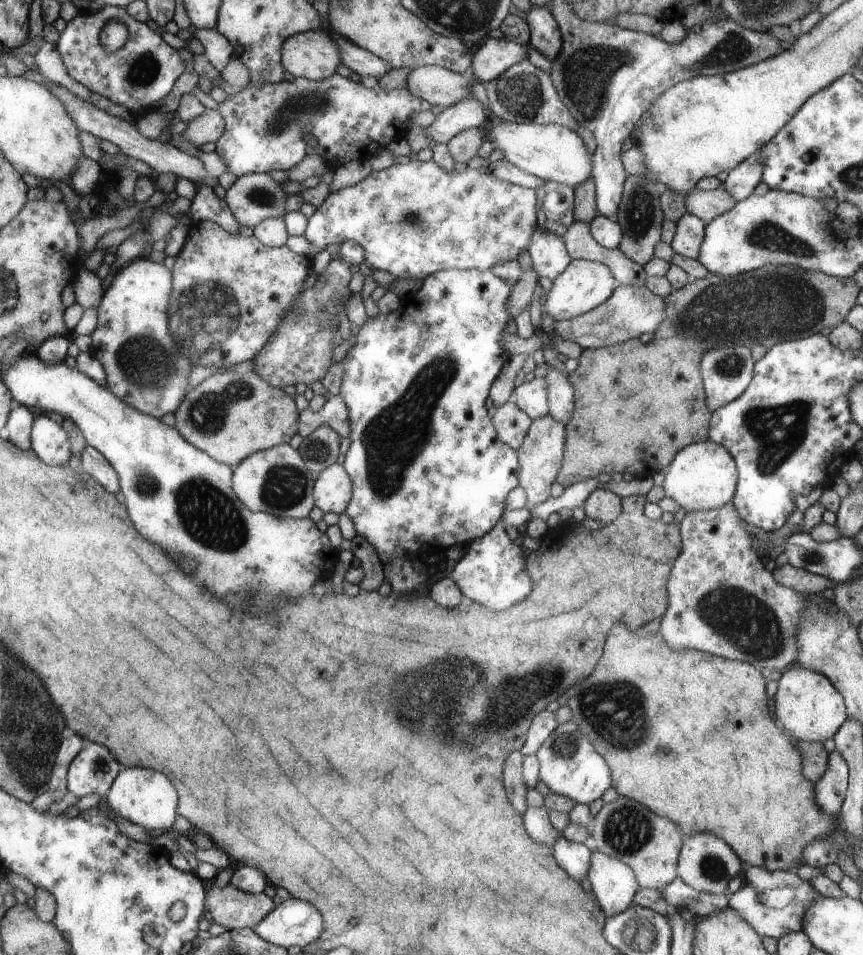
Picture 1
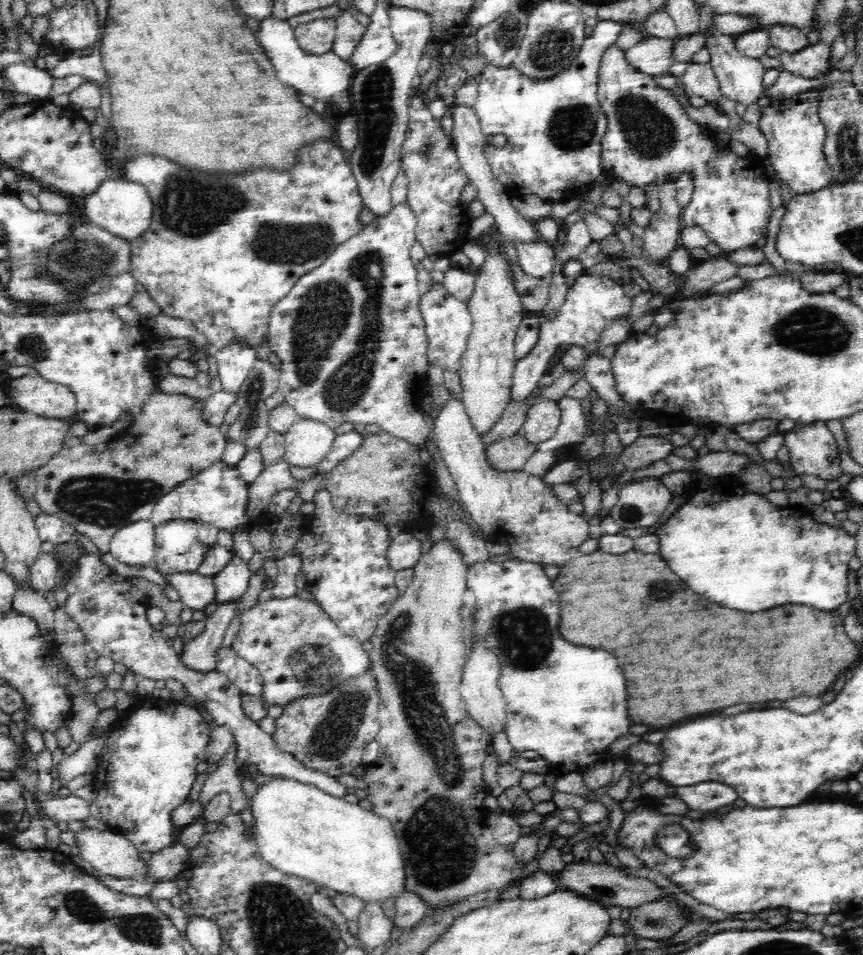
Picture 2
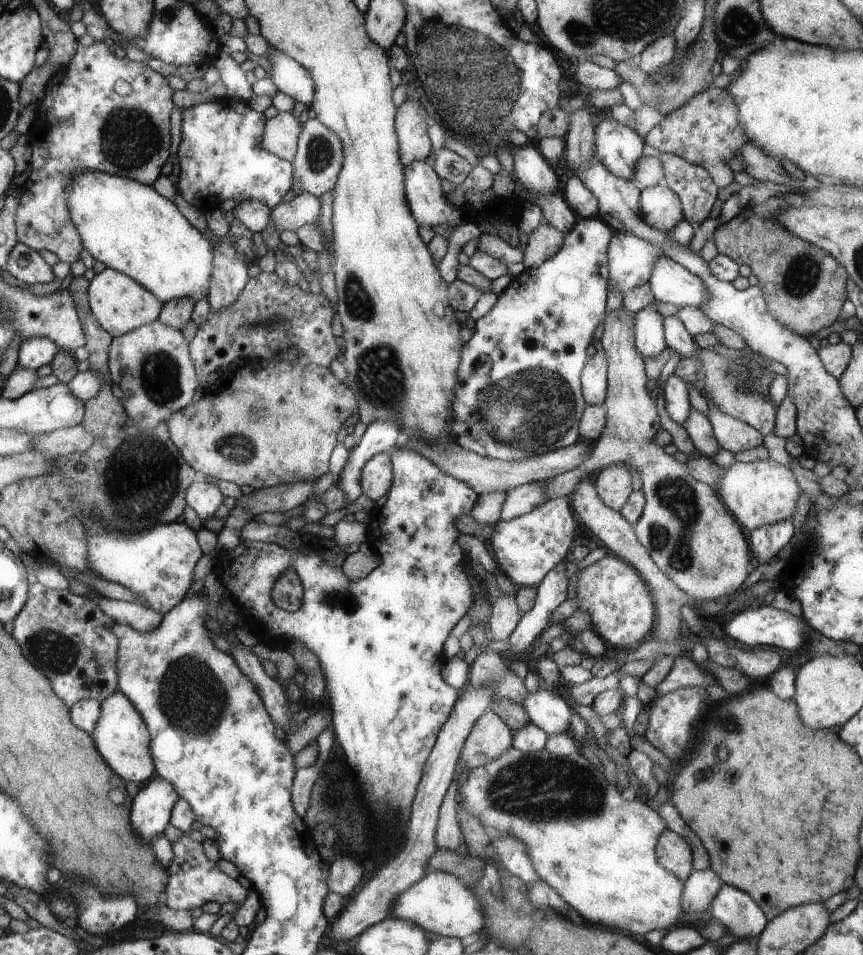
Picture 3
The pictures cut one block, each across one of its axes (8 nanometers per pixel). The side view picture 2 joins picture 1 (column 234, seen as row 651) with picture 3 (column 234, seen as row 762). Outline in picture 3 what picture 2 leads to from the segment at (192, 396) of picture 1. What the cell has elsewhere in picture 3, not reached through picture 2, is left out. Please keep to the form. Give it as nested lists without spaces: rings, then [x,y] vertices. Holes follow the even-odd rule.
[[[284,359],[254,360],[249,361],[247,367],[240,367],[233,373],[226,372],[222,379],[217,380],[209,388],[204,390],[204,396],[200,400],[192,401],[187,407],[176,411],[170,418],[164,420],[170,429],[171,440],[182,453],[184,460],[191,465],[200,475],[212,476],[216,480],[229,480],[238,486],[250,486],[253,490],[265,489],[276,485],[290,483],[314,483],[324,472],[328,472],[328,458],[332,450],[336,448],[336,432],[342,428],[344,420],[358,414],[359,402],[352,389],[338,378],[325,366],[308,365],[300,366],[289,363]]]

